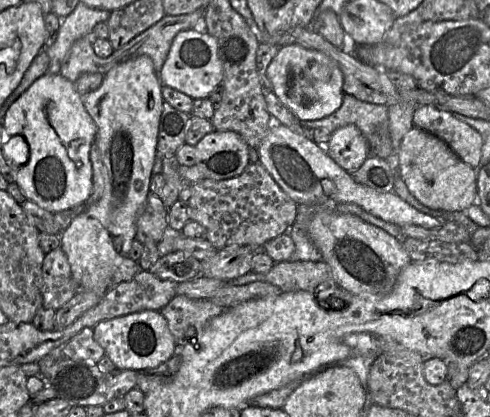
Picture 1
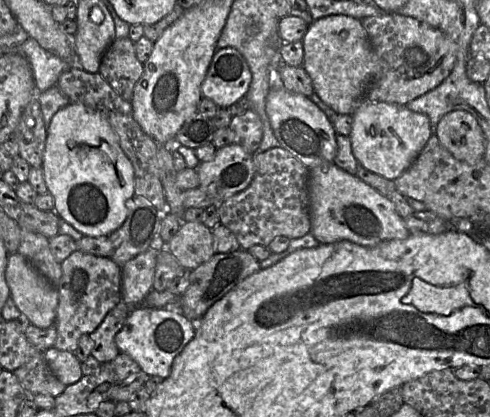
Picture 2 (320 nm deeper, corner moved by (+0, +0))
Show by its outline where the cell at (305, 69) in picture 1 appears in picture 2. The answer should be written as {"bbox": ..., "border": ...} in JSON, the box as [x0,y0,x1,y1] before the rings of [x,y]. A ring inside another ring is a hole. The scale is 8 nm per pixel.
{"bbox":[302,15,377,115],"border":[[[345,15],[314,20],[302,42],[302,67],[311,77],[314,93],[337,114],[353,115],[366,101],[367,91],[377,75],[377,55],[360,20]]]}

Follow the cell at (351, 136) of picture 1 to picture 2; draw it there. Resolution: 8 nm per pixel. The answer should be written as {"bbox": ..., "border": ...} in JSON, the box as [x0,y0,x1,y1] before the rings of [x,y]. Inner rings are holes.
{"bbox":[349,100,433,180],"border":[[[366,100],[353,113],[349,138],[359,165],[386,179],[395,180],[411,166],[432,135],[433,129],[425,114],[413,112],[405,105]]]}

